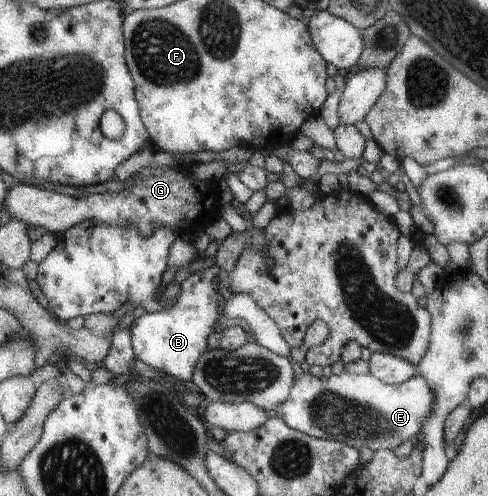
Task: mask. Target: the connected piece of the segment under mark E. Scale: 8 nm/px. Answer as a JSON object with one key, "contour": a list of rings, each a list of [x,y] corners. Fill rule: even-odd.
{"contour":[[[344,370],[341,374],[331,375],[326,380],[303,372],[299,378],[294,378],[287,400],[275,410],[291,428],[309,436],[341,441],[356,449],[367,447],[372,451],[394,450],[406,440],[411,440],[419,432],[423,432],[424,422],[432,415],[433,411],[436,411],[436,393],[430,388],[425,377],[419,373],[404,383],[389,384],[373,376],[373,373],[356,375]]]}

